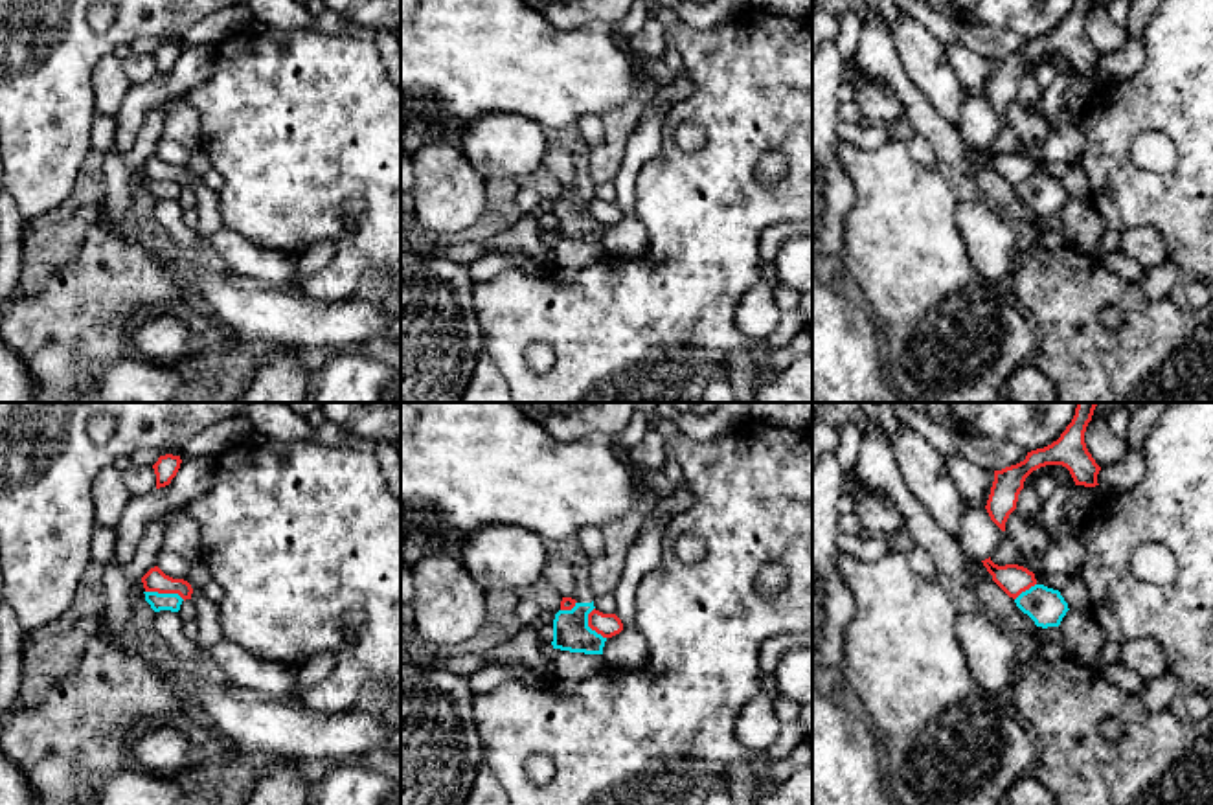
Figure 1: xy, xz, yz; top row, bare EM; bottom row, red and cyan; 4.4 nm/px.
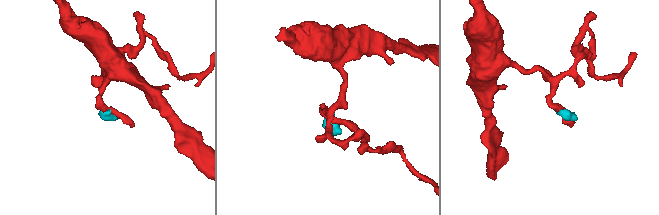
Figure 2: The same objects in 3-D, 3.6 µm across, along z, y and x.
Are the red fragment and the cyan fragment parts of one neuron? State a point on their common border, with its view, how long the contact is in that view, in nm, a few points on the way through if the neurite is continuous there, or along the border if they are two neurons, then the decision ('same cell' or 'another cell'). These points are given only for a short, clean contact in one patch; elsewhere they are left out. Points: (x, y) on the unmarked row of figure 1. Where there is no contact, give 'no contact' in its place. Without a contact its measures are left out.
xy (166, 181) | 180 nm | along xy (146, 179), (177, 181), (184, 188) | another cell

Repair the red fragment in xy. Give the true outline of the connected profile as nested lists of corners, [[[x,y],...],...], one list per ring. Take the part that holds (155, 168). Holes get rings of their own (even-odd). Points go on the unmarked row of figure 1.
[[[158,154],[151,156],[142,165],[145,180],[158,180],[158,182],[178,182],[184,189],[191,187],[193,176],[184,167],[173,167],[165,164]]]

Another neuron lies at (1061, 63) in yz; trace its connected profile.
[[[1046,53],[1046,55],[1040,55],[1040,57],[1033,59],[1026,66],[1024,75],[1033,74],[1040,64],[1051,64],[1057,72],[1066,72],[1066,70],[1073,68],[1066,55],[1062,55],[1062,53]]]

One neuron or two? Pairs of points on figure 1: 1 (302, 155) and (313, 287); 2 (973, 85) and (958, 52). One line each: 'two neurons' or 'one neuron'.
1: one neuron
2: one neuron

